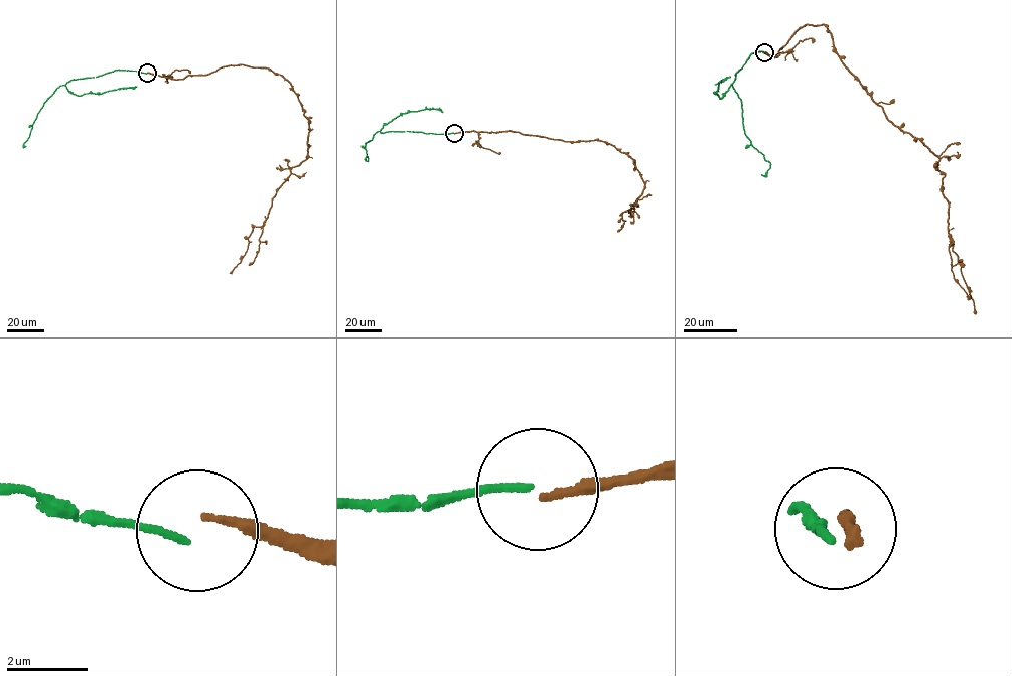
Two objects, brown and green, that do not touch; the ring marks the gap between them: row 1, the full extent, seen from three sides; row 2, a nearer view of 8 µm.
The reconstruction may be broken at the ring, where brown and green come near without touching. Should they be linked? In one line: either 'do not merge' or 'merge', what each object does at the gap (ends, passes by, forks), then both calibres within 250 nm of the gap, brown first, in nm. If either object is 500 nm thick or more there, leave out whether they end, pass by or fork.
do not merge | brown ends | green ends | 190/170 nm

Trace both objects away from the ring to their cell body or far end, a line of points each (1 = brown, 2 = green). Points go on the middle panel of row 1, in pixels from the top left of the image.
1: (454, 133), (600, 140), (627, 154), (645, 187), (617, 231)
2: (453, 133), (379, 131), (365, 143), (366, 161), (367, 155)

